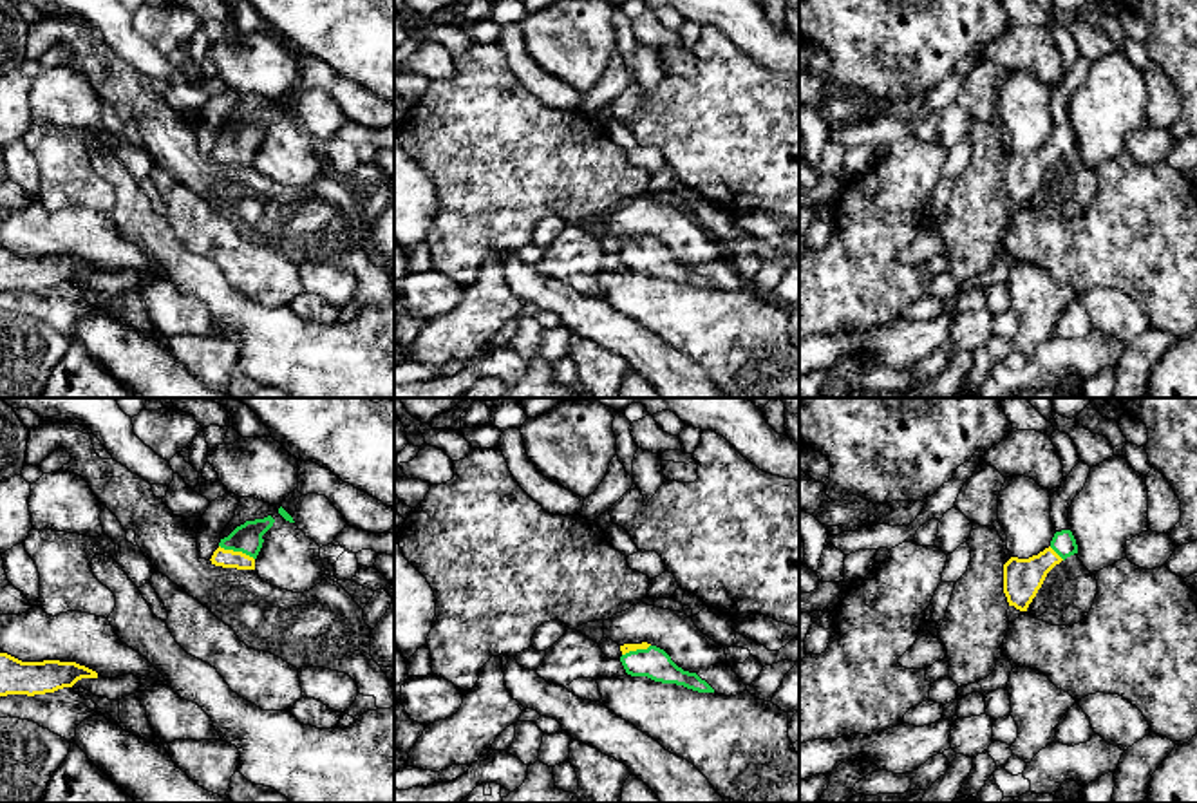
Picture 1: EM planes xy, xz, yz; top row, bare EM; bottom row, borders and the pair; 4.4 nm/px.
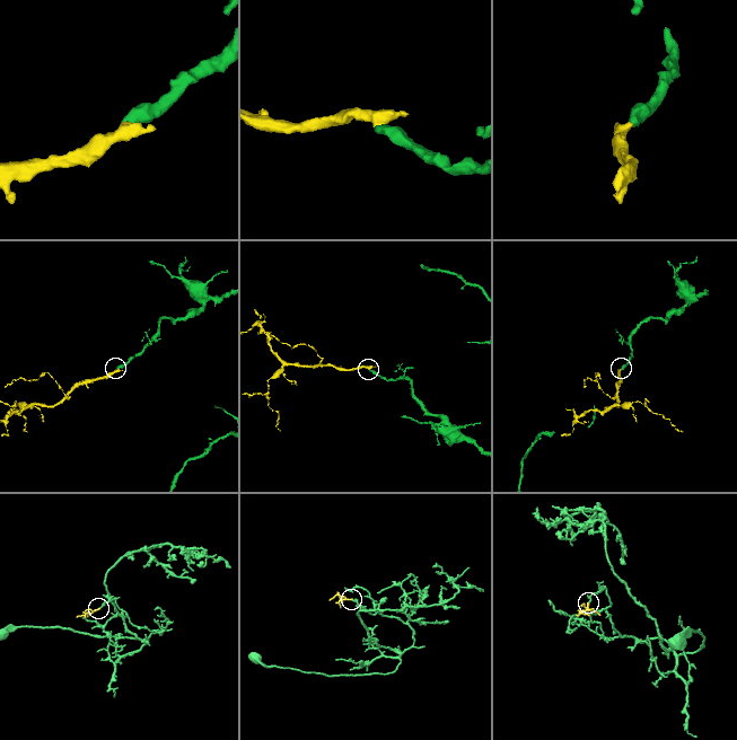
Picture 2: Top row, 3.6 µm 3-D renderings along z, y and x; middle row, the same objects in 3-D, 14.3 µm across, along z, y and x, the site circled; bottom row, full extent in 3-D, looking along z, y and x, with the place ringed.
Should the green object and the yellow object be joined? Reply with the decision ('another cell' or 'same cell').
same cell

